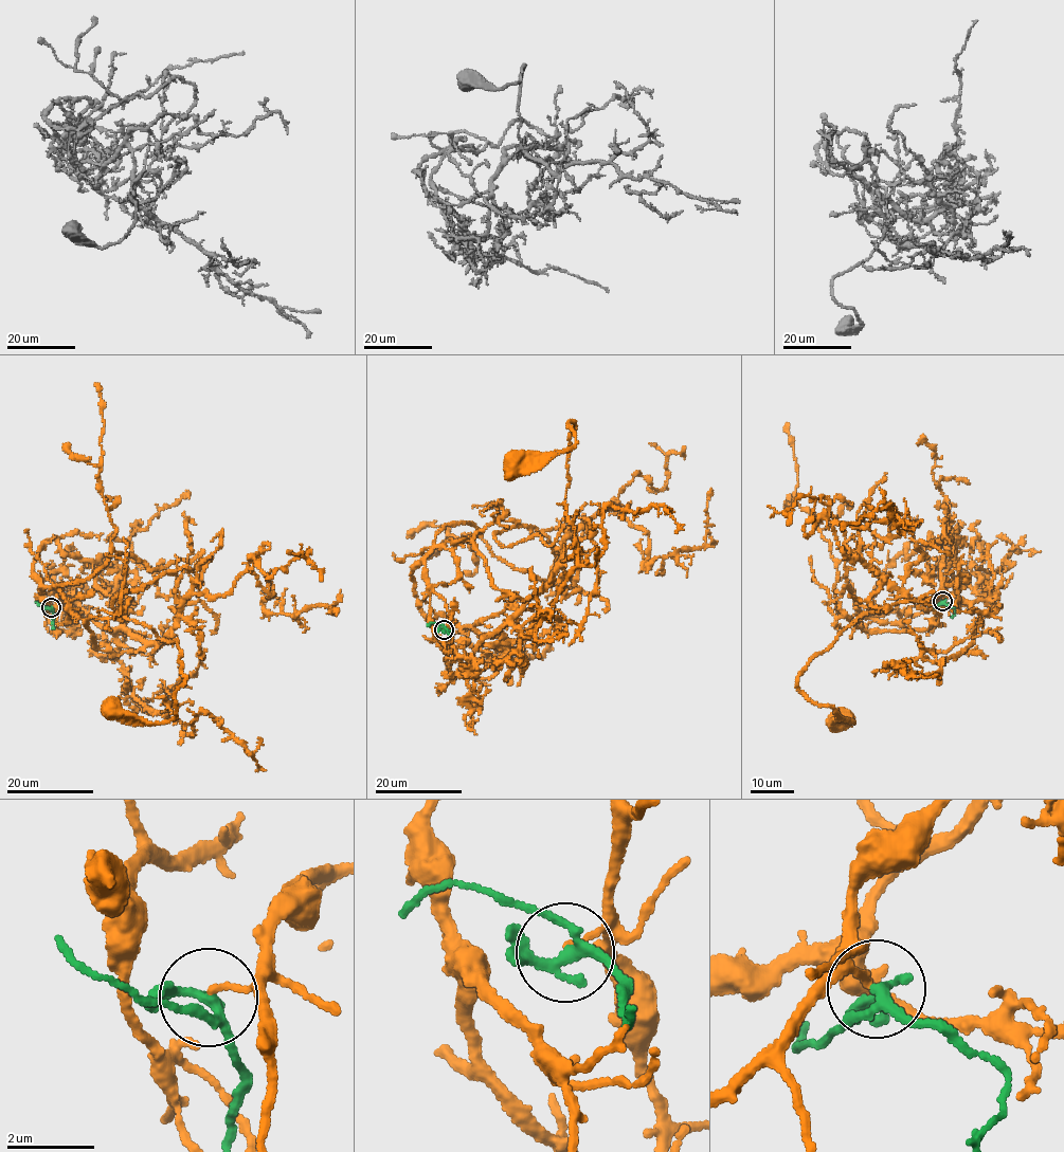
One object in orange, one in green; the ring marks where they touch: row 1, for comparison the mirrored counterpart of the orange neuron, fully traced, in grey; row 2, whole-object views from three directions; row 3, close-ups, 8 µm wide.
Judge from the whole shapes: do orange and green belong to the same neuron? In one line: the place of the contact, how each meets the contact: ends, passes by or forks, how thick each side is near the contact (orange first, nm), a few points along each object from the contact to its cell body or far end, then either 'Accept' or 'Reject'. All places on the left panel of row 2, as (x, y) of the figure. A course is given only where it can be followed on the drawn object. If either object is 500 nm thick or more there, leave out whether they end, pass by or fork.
Place: (51, 607). At the ring orange ends. At the ring green forks. Thickness 120 nm (orange) against 200 nm. Course of orange: (51, 607), (155, 642), (187, 567), (111, 605), (178, 640), (174, 717), (110, 705). Course of green: (51, 607), (54, 627). Reject

